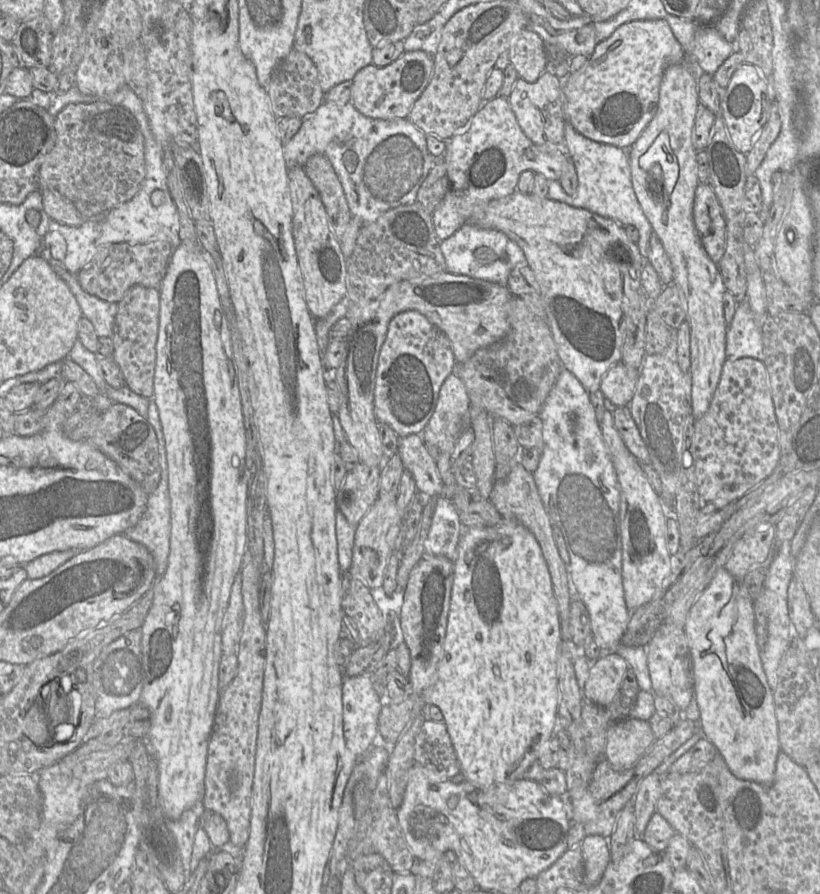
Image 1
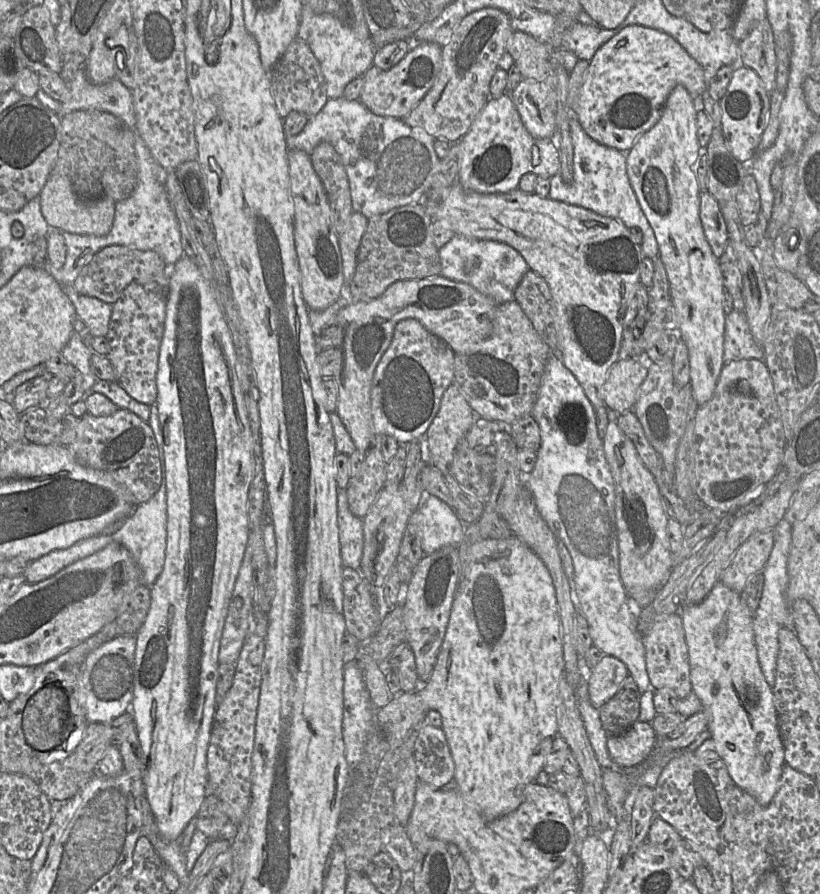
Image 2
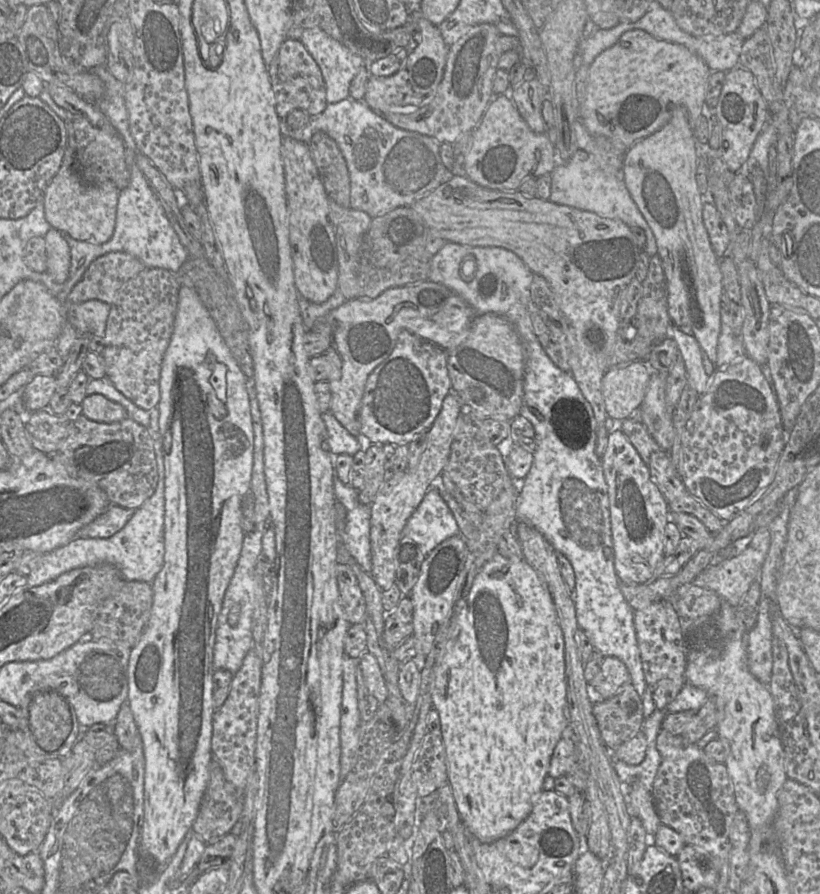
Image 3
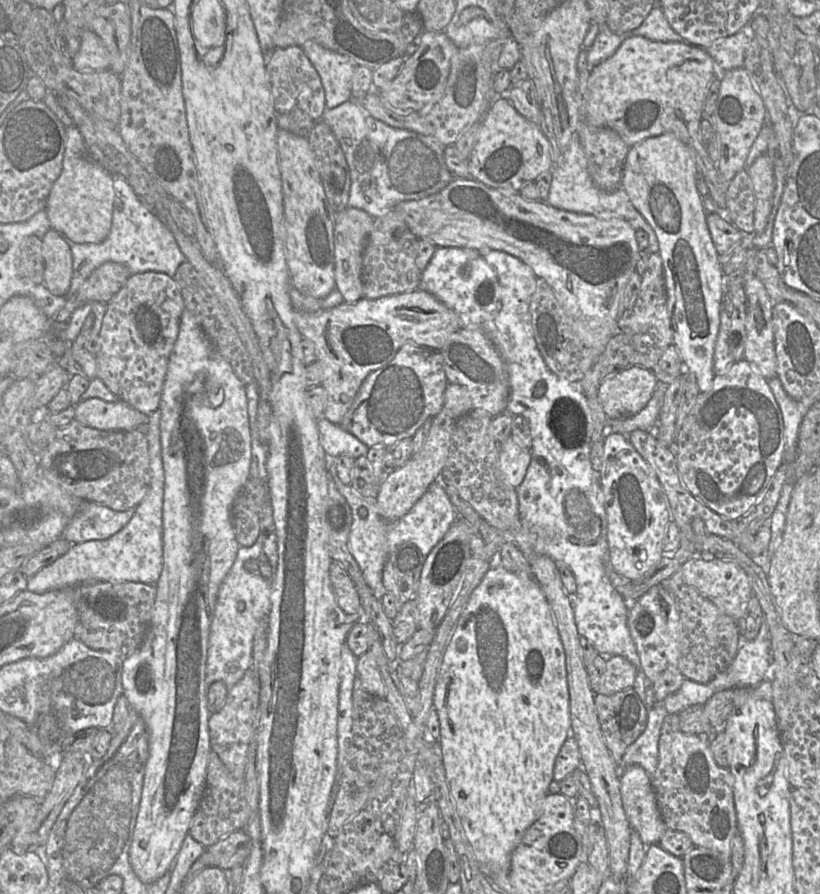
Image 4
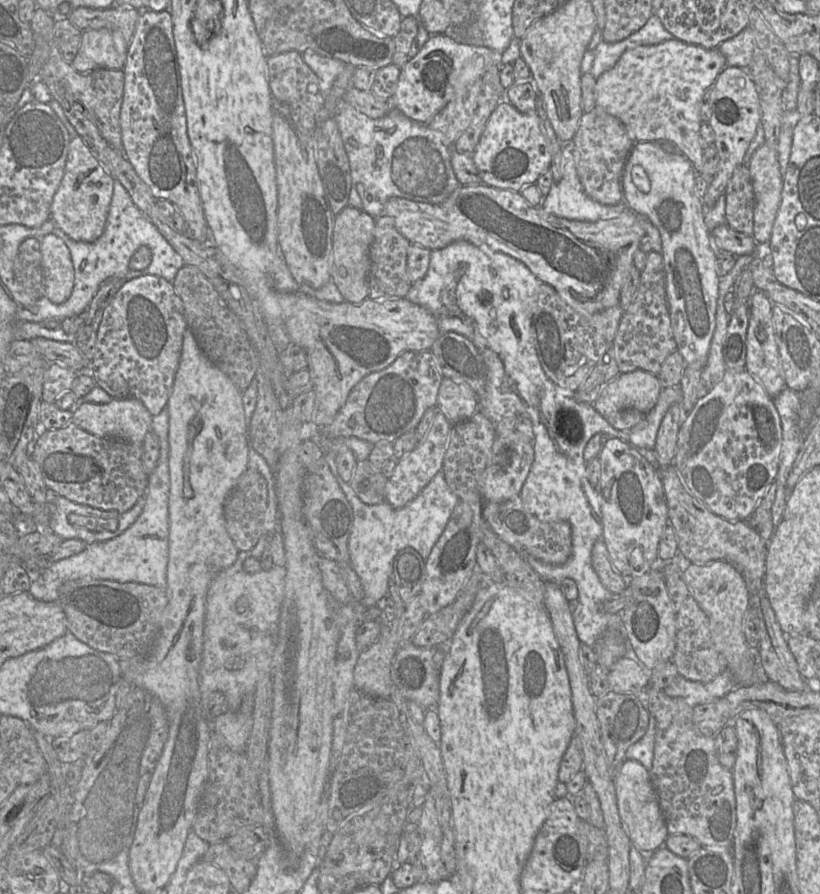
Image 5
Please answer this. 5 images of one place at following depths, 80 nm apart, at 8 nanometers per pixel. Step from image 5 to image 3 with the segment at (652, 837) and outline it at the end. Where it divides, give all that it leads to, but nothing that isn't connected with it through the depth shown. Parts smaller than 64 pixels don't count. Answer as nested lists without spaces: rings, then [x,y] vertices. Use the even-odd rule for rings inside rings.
[[[643,785],[630,786],[626,806],[629,815],[638,817],[649,837],[653,837],[661,825],[661,821],[655,809],[652,792]]]

